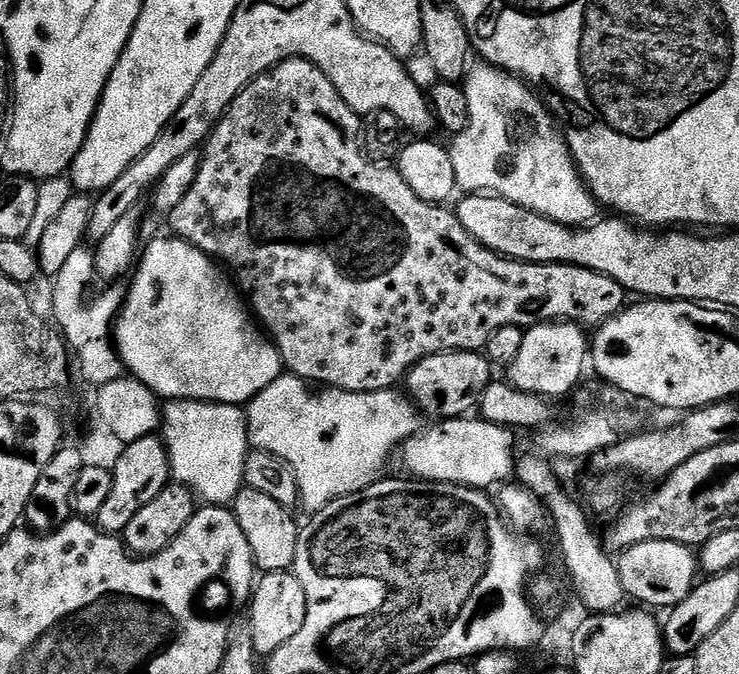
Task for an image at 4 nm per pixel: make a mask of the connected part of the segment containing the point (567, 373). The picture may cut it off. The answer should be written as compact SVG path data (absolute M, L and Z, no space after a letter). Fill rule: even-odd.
M553 322L535 324L527 329L522 338L522 351L512 364L507 365L507 383L526 394L545 398L564 396L576 388L576 383L584 376L584 364L590 360L590 340L585 329L579 324Z

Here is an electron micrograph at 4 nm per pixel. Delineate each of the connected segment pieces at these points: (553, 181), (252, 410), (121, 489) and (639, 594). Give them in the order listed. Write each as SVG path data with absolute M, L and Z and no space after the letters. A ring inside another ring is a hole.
M491 66L480 67L484 68L478 69L477 72L469 71L462 84L470 106L468 125L451 137L450 151L457 189L464 194L485 192L501 196L559 224L587 226L593 223L598 216L598 205L589 192L588 185L581 179L561 129L553 122L549 111L547 114L542 105L536 104L535 98L532 97L533 89L523 80Z
M289 372L281 373L279 378L274 382L266 386L266 390L262 390L258 393L254 399L250 400L245 409L245 416L247 418L247 434L249 445L256 450L268 452L273 456L278 457L280 460L286 462L291 467L291 472L295 476L295 482L299 490L299 503L301 507L308 511L308 514L315 514L321 511L325 505L330 501L336 500L339 496L349 496L350 493L356 493L362 491L362 489L369 488L377 480L381 479L383 475L382 470L385 468L391 454L393 454L407 441L410 437L415 436L416 433L421 431L422 421L419 409L412 403L411 399L408 399L403 393L398 394L396 390L384 389L382 391L374 392L354 392L354 391L342 391L340 389L323 389L320 394L314 394L314 391L307 381L301 379L300 376L296 376Z
M153 434L139 438L133 444L125 444L122 451L124 453L117 458L116 464L111 465L114 486L110 489L110 498L106 498L102 510L98 510L94 518L96 527L113 534L123 533L130 518L134 518L146 502L153 500L169 484L172 475L168 447L159 435Z
M642 542L619 553L616 565L629 597L641 600L649 609L671 610L691 594L698 580L698 560L693 549L678 542Z

